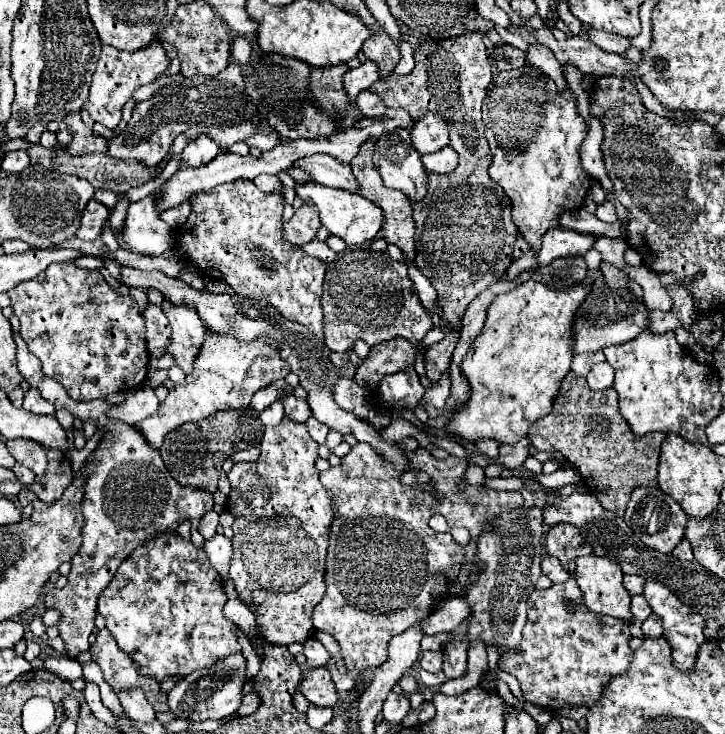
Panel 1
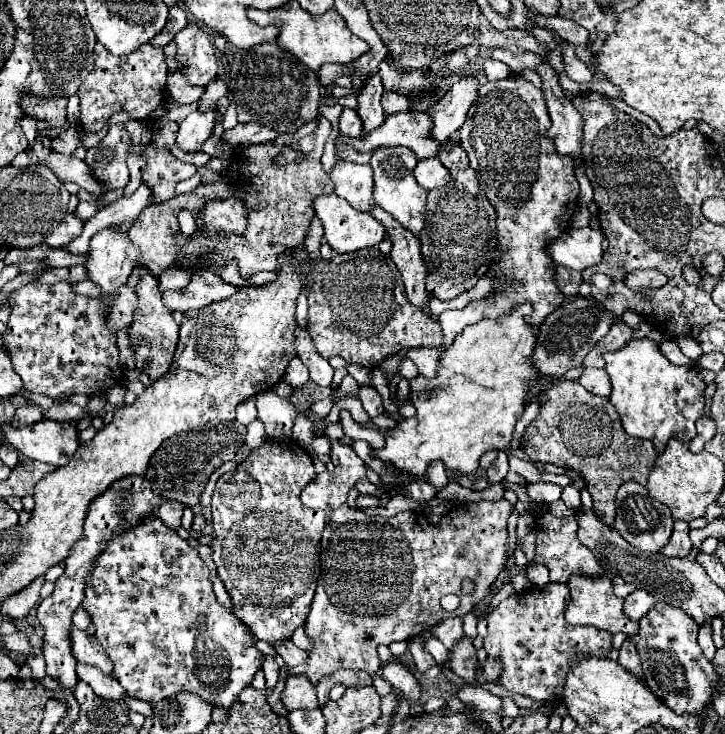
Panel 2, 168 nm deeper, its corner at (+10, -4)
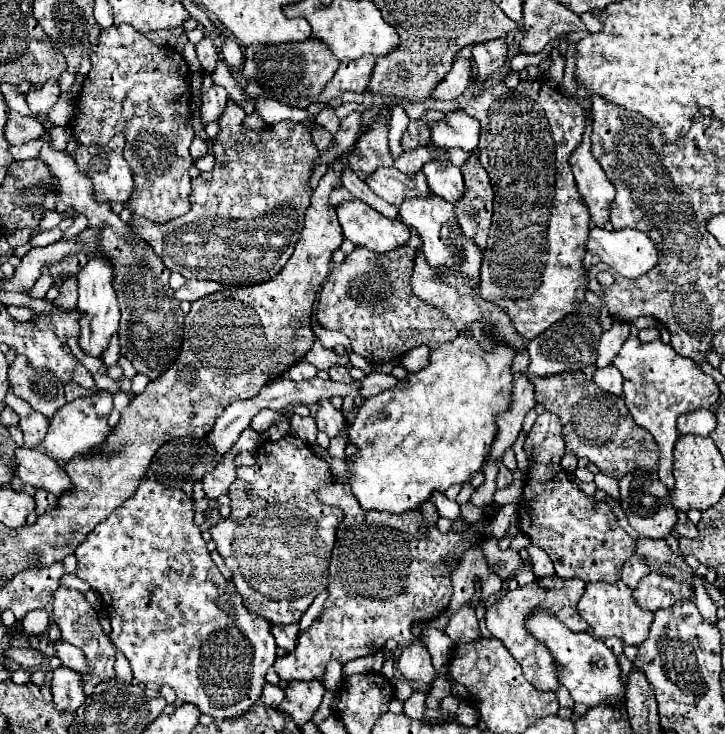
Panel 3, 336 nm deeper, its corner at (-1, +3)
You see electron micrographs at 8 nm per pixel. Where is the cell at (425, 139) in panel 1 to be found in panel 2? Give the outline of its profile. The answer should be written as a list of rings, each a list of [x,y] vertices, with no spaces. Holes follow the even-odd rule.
[[[473,75],[461,77],[437,103],[427,109],[429,119],[433,119],[433,139],[437,139],[437,143],[445,143],[445,139],[461,129],[477,91],[479,83]]]

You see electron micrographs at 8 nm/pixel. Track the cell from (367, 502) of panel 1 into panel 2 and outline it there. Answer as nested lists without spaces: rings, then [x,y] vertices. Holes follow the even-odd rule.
[[[331,441],[331,461],[335,463],[335,471],[317,475],[315,481],[309,483],[301,493],[301,501],[307,507],[319,507],[327,513],[327,525],[321,539],[321,575],[309,617],[305,621],[305,633],[313,639],[313,651],[303,665],[289,669],[289,675],[307,675],[313,685],[337,669],[361,669],[369,675],[375,675],[379,671],[379,645],[409,641],[447,617],[463,617],[469,613],[471,607],[485,599],[491,583],[503,571],[509,549],[507,517],[511,513],[511,505],[507,499],[493,503],[455,503],[439,523],[431,523],[423,513],[417,511],[403,511],[393,517],[367,515],[347,507],[347,493],[361,477],[367,477],[367,467],[361,457],[357,457],[349,445]],[[467,577],[475,581],[475,591],[469,597],[461,593],[461,581]],[[449,593],[457,593],[461,597],[461,605],[455,613],[447,613],[441,607],[441,597]]]

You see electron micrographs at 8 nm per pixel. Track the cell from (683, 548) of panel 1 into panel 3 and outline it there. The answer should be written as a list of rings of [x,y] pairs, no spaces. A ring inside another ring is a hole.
[[[678,512],[678,522],[676,522],[674,530],[676,530],[680,536],[686,536],[686,538],[698,538],[696,526],[688,520],[688,516],[686,516],[684,512]]]

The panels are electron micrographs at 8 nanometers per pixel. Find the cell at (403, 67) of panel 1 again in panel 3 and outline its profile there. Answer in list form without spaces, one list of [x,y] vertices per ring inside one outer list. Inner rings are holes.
[[[394,108],[392,112],[392,118],[390,118],[390,130],[388,130],[388,142],[390,142],[390,154],[392,154],[392,160],[396,160],[398,156],[402,156],[402,146],[400,146],[400,138],[402,134],[406,132],[408,128],[408,114],[404,108]]]

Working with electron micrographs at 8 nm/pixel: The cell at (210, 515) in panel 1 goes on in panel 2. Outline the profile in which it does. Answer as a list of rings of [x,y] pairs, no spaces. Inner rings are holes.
[[[149,517],[139,527],[109,541],[87,579],[83,609],[95,625],[97,641],[115,665],[113,675],[133,699],[155,703],[175,693],[191,691],[215,707],[231,707],[239,691],[251,683],[253,675],[263,665],[263,655],[247,637],[249,629],[217,603],[209,569],[197,549],[181,539],[177,531],[165,527],[159,517]]]

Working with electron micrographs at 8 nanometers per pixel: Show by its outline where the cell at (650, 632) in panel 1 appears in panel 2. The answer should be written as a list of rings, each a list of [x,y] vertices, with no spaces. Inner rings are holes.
[[[627,637],[625,643],[621,645],[621,653],[619,653],[619,663],[629,669],[631,673],[641,673],[643,675],[643,669],[641,669],[641,657],[639,657],[639,651],[635,647],[635,641],[633,637]]]

